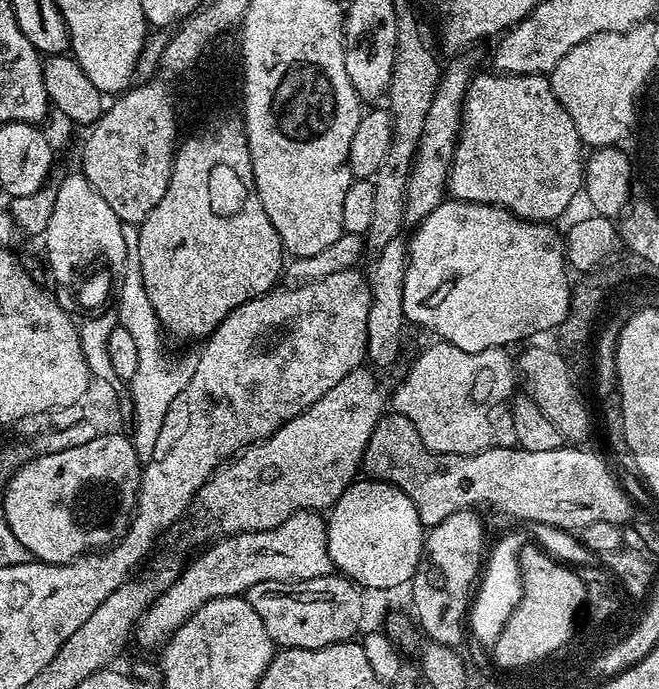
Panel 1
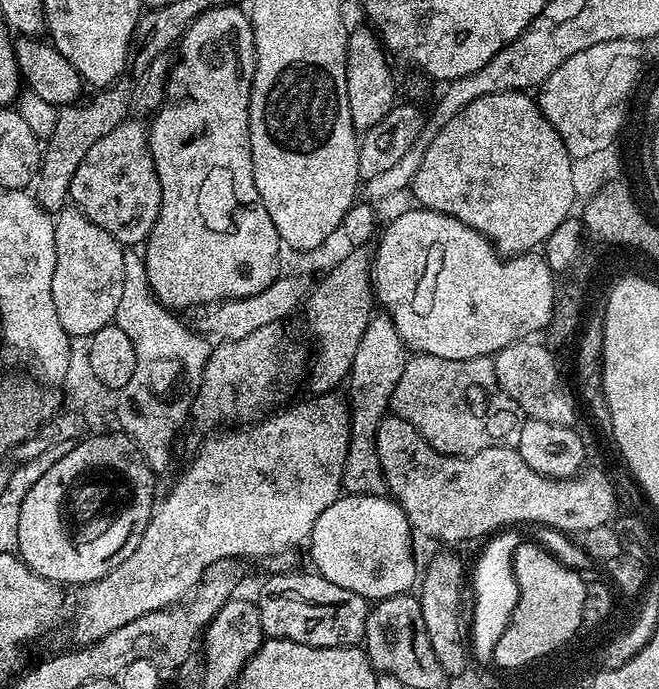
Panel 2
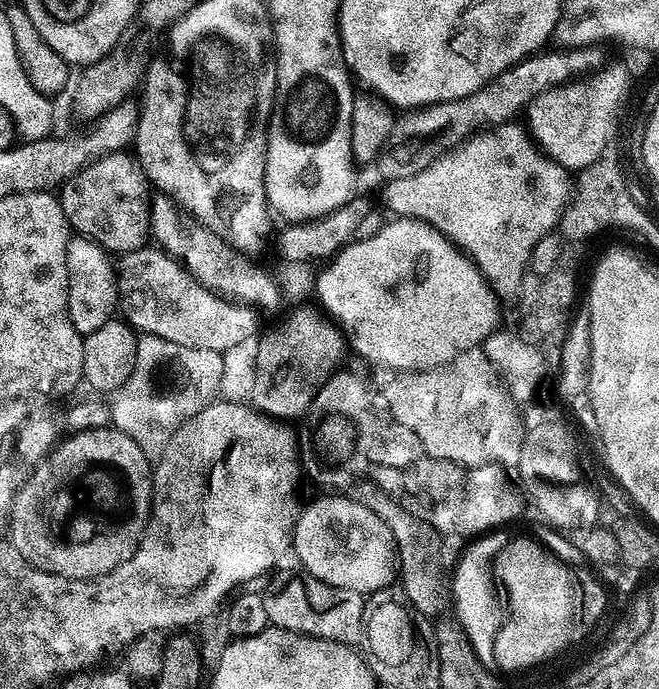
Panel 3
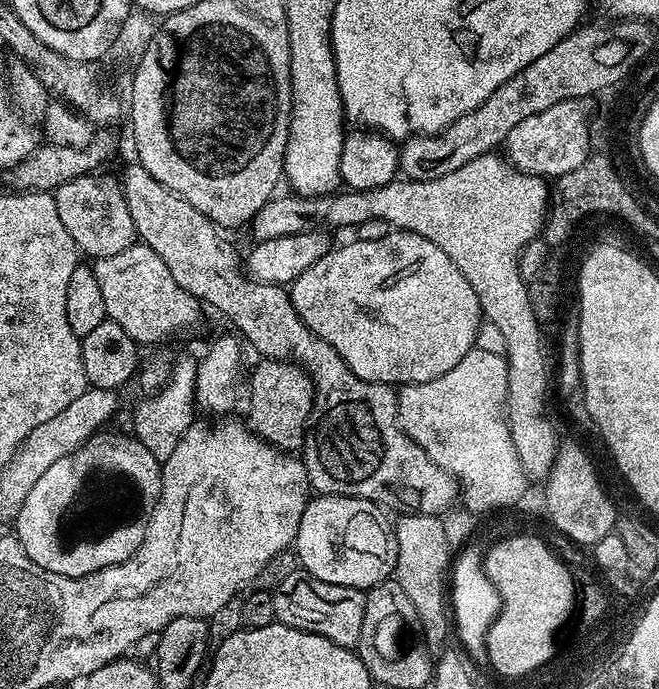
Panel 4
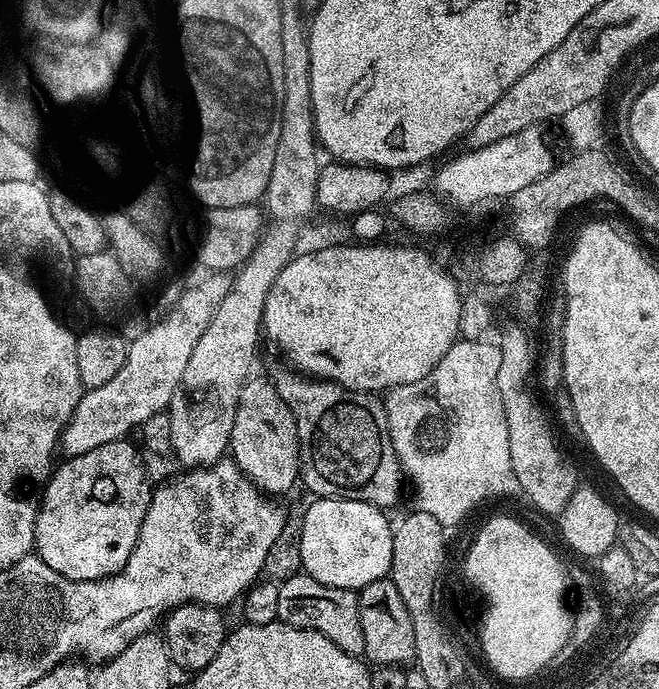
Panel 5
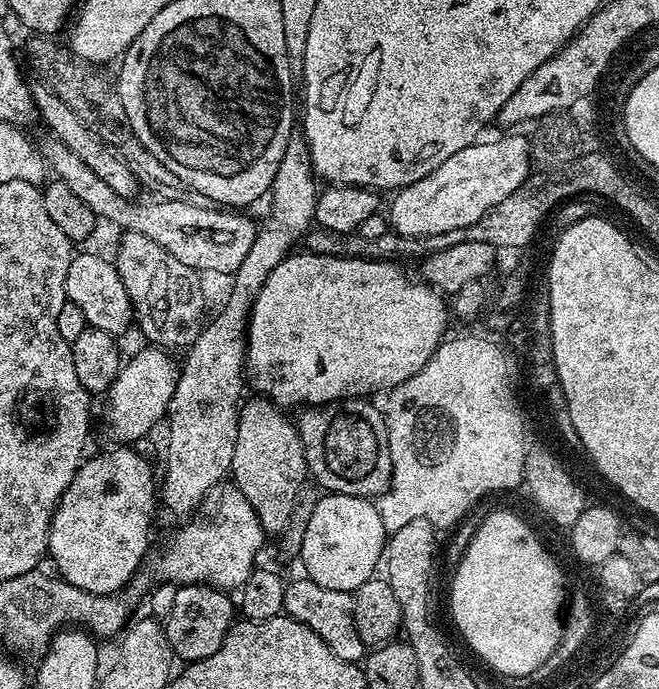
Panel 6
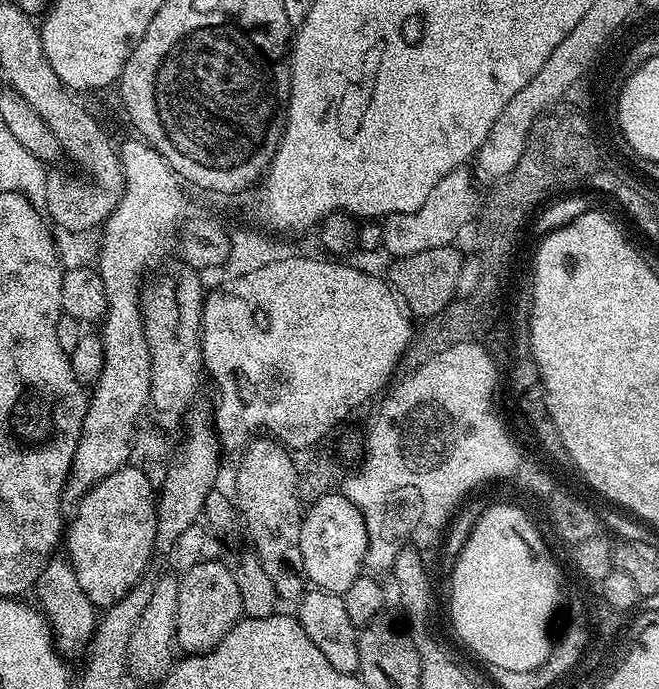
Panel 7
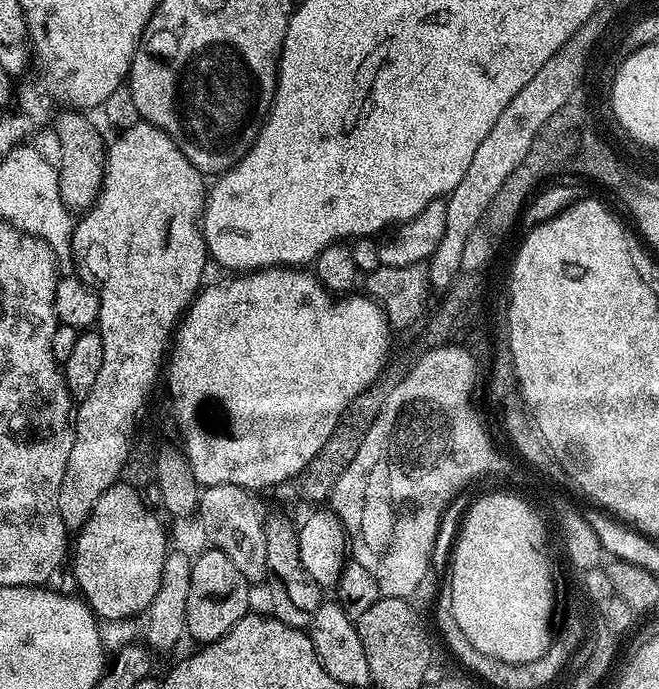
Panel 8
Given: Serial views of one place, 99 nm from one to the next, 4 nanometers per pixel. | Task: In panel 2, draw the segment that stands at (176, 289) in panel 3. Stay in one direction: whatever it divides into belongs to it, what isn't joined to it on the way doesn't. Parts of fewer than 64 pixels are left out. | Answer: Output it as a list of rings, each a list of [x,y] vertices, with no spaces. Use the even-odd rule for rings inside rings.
[[[277,275],[276,281],[266,286],[262,294],[254,294],[250,298],[222,300],[218,304],[205,304],[197,315],[201,316],[197,318],[196,324],[194,323],[195,331],[209,337],[217,336],[215,339],[220,342],[246,338],[254,334],[254,330],[260,330],[262,326],[284,322],[295,308],[297,311],[298,305],[307,297],[309,291],[310,280],[307,275]]]

